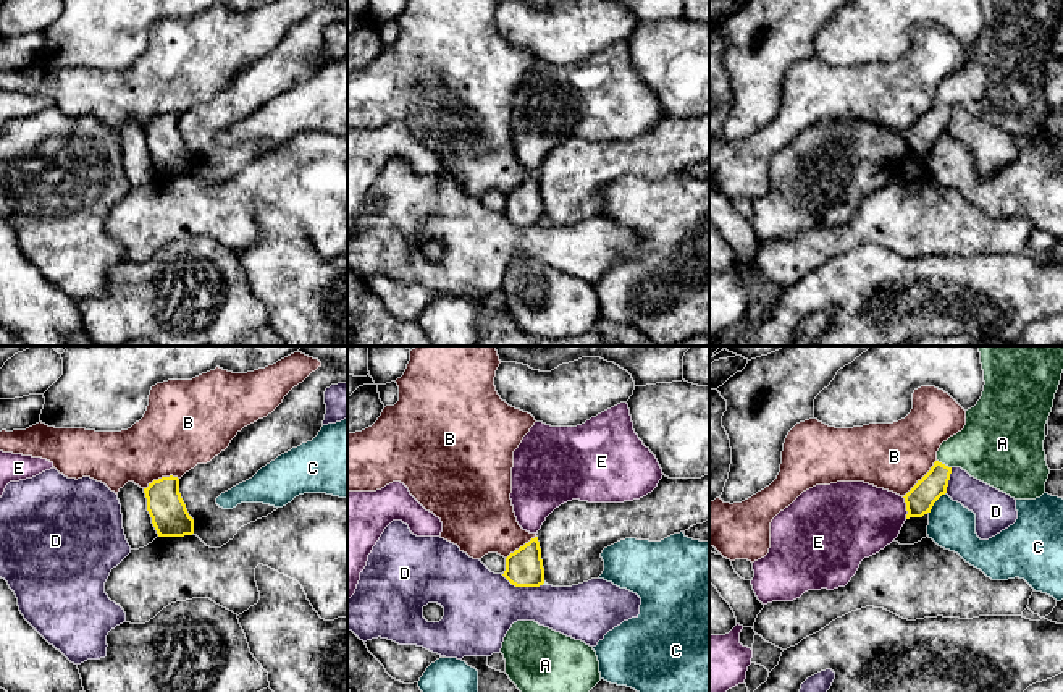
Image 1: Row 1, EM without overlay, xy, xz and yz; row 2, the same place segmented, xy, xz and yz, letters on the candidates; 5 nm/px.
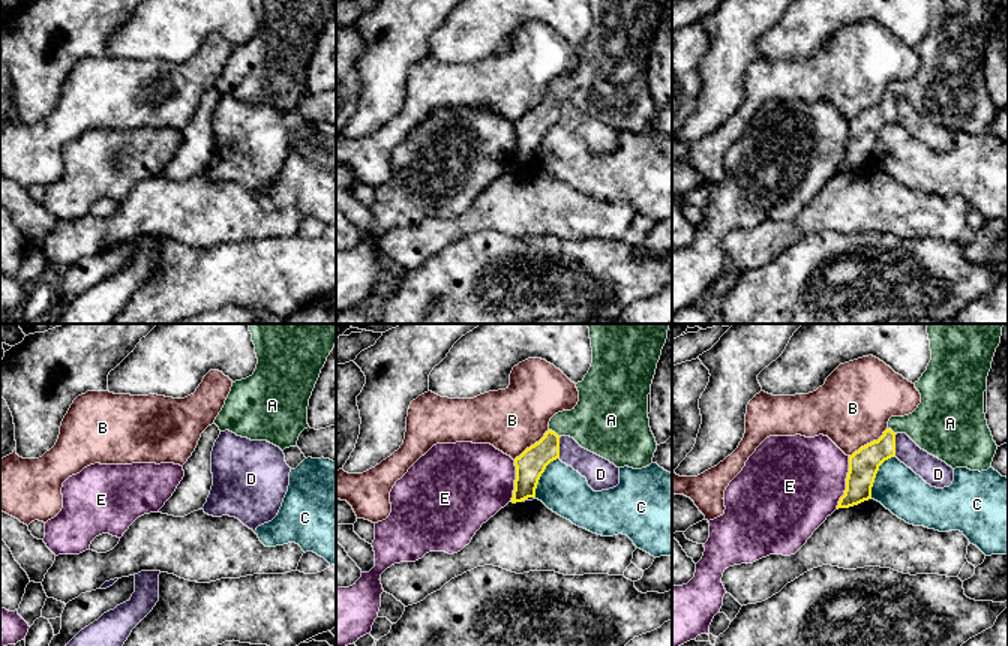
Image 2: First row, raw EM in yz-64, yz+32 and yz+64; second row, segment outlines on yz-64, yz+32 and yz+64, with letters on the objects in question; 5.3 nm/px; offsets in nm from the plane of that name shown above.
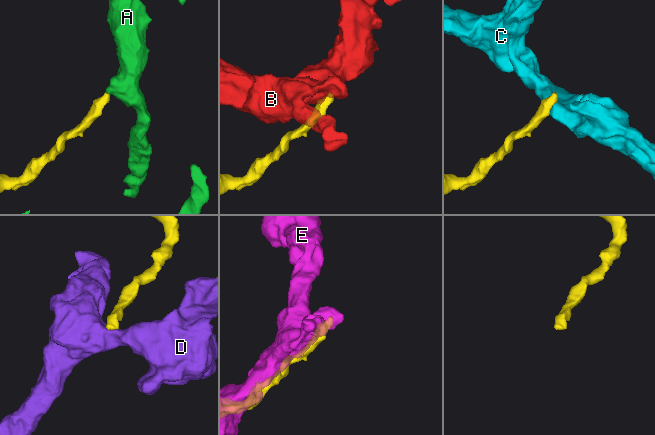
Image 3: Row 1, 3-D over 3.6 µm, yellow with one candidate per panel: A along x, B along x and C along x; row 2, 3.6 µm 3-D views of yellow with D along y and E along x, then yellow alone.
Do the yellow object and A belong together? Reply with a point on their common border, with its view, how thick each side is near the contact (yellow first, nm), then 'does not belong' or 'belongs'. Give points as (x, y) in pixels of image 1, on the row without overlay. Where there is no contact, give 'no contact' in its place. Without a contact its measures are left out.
meets yellow in yz at (944, 102); 140 nm thick on the yellow side, 340 nm on the other; belongs

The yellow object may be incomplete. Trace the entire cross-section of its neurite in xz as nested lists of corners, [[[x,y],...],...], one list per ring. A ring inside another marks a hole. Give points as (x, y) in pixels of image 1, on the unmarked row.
[[[538,175],[506,196],[506,209],[502,213],[515,225],[540,225],[544,222]]]

